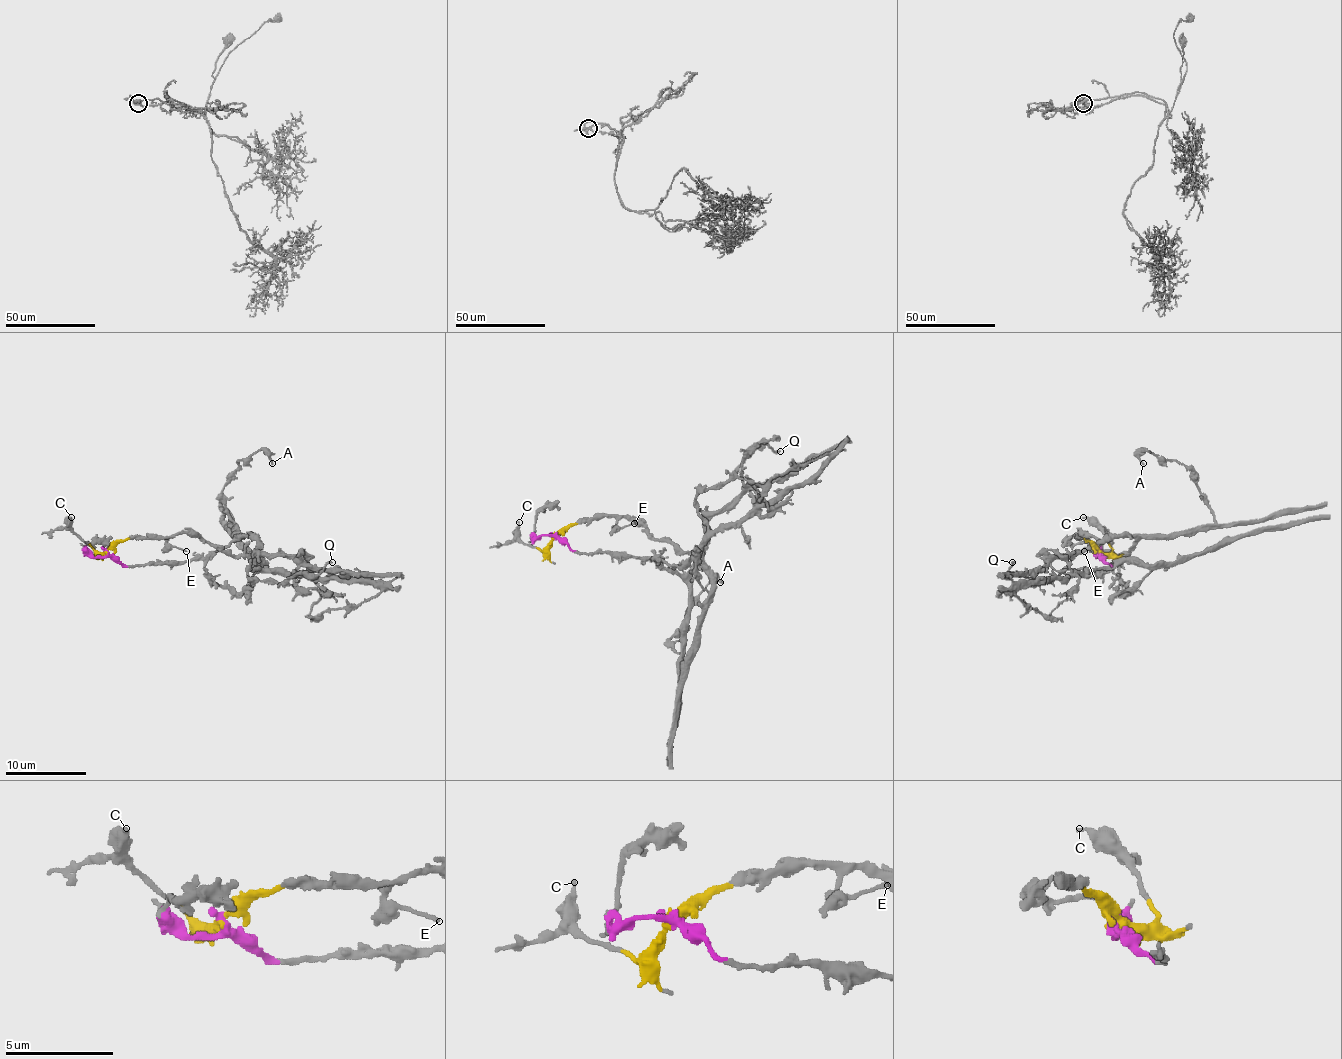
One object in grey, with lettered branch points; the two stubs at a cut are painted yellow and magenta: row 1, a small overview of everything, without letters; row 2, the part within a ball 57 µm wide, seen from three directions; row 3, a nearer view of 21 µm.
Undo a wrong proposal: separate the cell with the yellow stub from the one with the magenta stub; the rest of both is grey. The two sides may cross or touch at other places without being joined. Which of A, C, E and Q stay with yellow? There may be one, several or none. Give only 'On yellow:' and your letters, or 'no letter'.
On yellow: C, E, Q

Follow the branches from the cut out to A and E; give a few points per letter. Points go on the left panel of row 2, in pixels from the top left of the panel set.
A: (106, 550), (131, 565), (209, 559), (239, 538), (221, 492), (237, 460), (262, 450), (272, 464)
E: (106, 550), (129, 538), (167, 536), (169, 542), (187, 550)

